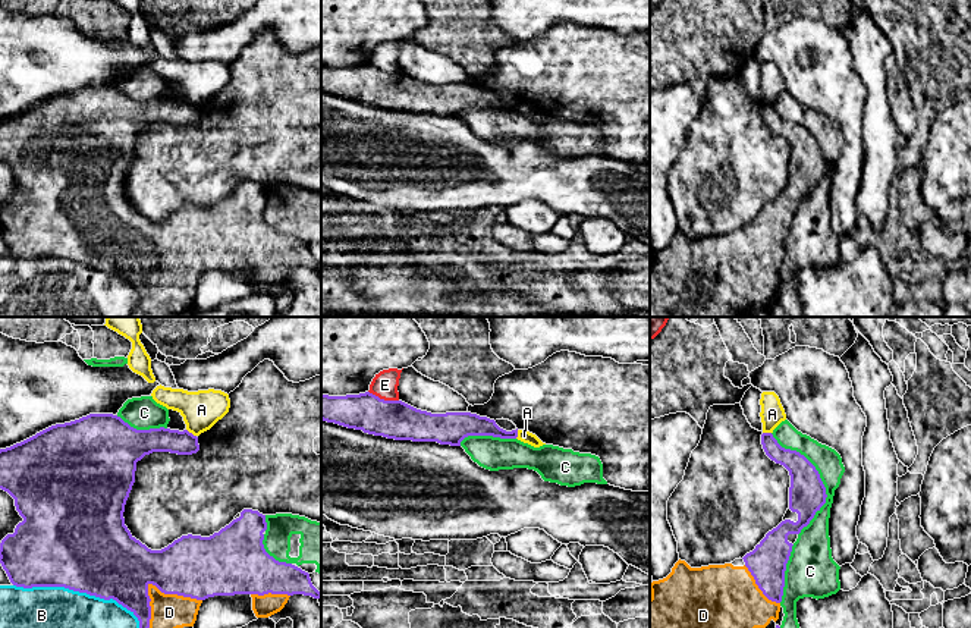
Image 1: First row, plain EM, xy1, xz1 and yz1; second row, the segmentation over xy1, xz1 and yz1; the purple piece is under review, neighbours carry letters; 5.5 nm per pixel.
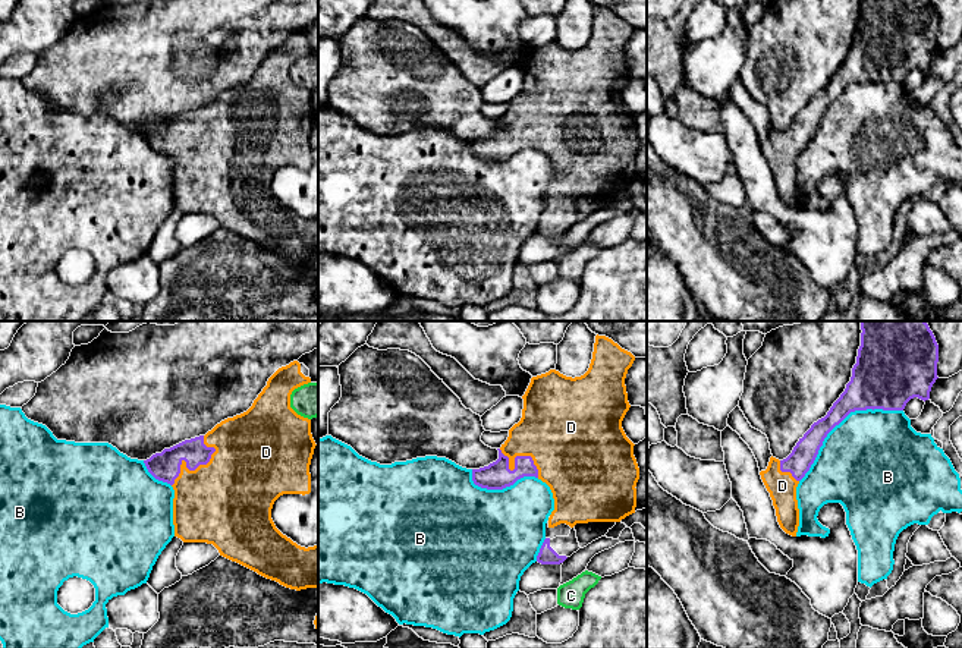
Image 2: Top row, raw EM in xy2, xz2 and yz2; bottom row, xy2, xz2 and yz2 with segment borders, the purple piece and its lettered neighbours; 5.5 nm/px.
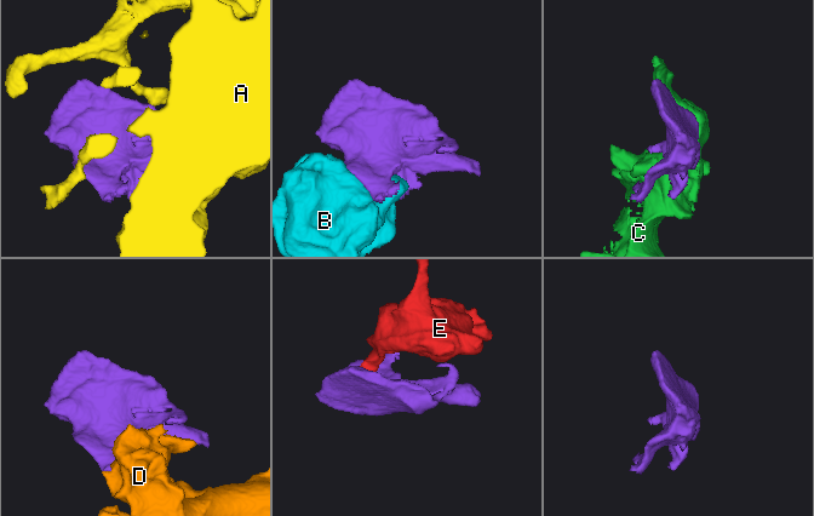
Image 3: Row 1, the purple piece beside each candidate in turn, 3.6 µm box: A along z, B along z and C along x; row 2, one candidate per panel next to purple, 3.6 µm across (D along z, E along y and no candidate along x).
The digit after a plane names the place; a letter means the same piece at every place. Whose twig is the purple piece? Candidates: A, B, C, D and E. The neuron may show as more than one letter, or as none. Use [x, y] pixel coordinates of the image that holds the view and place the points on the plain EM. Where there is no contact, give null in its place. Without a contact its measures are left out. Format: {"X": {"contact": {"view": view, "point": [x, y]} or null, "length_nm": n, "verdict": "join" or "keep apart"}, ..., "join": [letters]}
{"A": {"contact": {"view": "xy1", "point": [191, 104]}, "length_nm": 70, "verdict": "keep apart"}, "B": {"contact": {"view": "xy1", "point": [82, 263]}, "length_nm": 750, "verdict": "keep apart"}, "C": {"contact": {"view": "yz1", "point": [820, 150]}, "length_nm": 600, "verdict": "keep apart"}, "D": {"contact": {"view": "xy1", "point": [147, 260]}, "length_nm": 400, "verdict": "join"}, "E": {"contact": {"view": "xz1", "point": [383, 71]}, "length_nm": 180, "verdict": "keep apart"}, "join": ["D"]}

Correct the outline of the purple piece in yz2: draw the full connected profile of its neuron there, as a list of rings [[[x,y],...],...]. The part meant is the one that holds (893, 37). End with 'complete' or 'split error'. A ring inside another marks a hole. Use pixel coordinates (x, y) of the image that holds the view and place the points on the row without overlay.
[[[861,0],[861,18],[856,35],[852,40],[851,53],[845,63],[833,75],[827,86],[811,97],[796,114],[792,125],[779,132],[770,129],[761,151],[770,164],[780,199],[796,208],[799,198],[799,180],[796,158],[809,142],[827,106],[839,97],[851,84],[867,81],[903,82],[906,75],[918,69],[930,70],[930,63],[937,48],[939,16],[930,0]]]; split error

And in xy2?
[[[293,32],[268,50],[246,84],[221,92],[205,107],[185,111],[144,132],[155,151],[170,155],[175,161],[175,208],[183,214],[213,216],[220,227],[296,262],[318,259],[318,217],[305,220],[283,207],[271,191],[271,180],[283,166],[311,164],[309,136],[317,117],[311,106],[311,91],[290,79],[292,63],[308,54],[311,50],[305,48],[301,35]]]; split error

